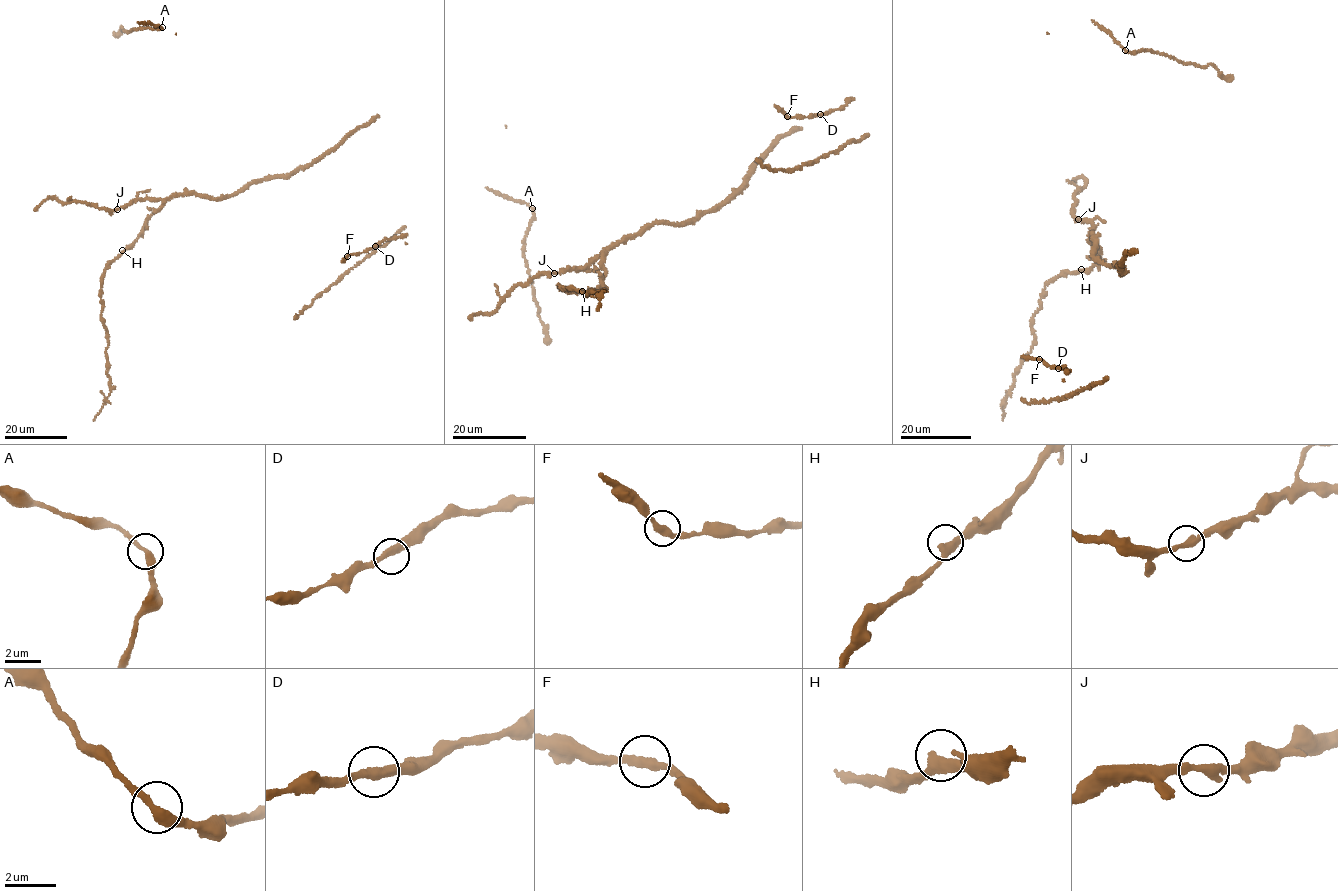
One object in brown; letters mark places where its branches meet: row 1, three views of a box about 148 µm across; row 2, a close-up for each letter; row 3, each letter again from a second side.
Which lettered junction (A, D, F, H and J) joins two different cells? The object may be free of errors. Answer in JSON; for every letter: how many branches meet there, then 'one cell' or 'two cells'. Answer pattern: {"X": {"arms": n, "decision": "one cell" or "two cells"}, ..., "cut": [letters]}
{"A": {"arms": 2, "decision": "one cell"}, "D": {"arms": 2, "decision": "one cell"}, "F": {"arms": 2, "decision": "one cell"}, "H": {"arms": 2, "decision": "one cell"}, "J": {"arms": 2, "decision": "one cell"}, "cut": []}

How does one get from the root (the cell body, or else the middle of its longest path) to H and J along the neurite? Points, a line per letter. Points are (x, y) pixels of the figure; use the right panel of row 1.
H: (1100, 262), (1090, 253), (1095, 242), (1091, 234), (1090, 241), (1100, 250), (1098, 259), (1089, 269), (1081, 269)
J: (1100, 262), (1090, 253), (1095, 242), (1089, 232), (1092, 225), (1087, 219), (1078, 219)

